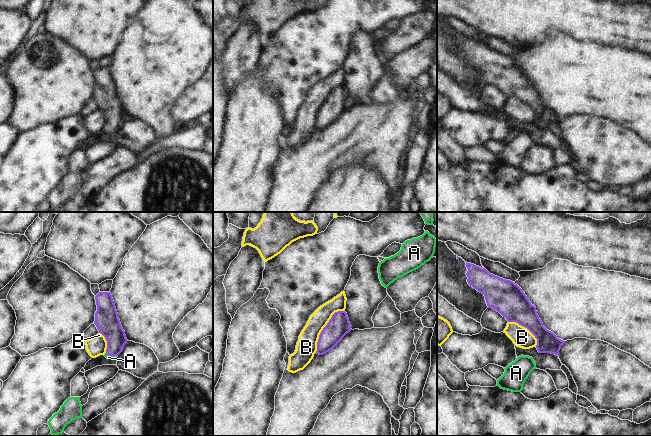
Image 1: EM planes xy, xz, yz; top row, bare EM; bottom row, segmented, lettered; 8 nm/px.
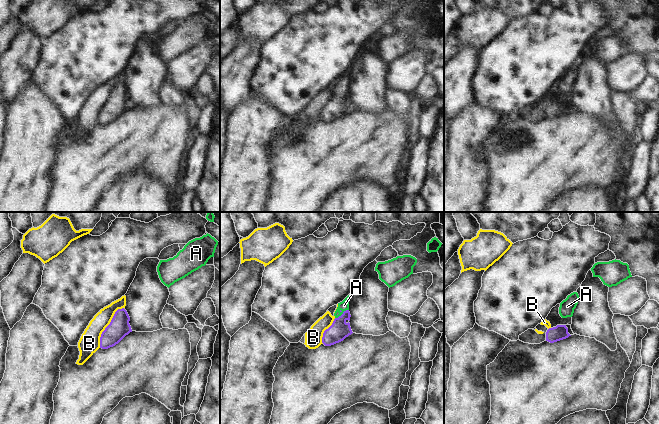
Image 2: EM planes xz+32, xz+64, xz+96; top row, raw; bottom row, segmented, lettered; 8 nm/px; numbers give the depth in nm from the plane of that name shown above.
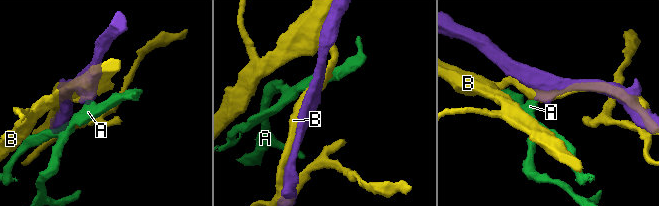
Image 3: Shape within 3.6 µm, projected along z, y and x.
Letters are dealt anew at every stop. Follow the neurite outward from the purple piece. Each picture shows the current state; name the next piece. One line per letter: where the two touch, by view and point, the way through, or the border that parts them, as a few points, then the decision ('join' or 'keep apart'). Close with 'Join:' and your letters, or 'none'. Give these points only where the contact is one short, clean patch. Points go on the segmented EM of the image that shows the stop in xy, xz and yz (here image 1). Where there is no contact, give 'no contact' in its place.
A: contact xy (111, 355); way xy (108, 324), (112, 330), (111, 355), (108, 357); join
B: contact xz (323, 328); keep apart
Join: A

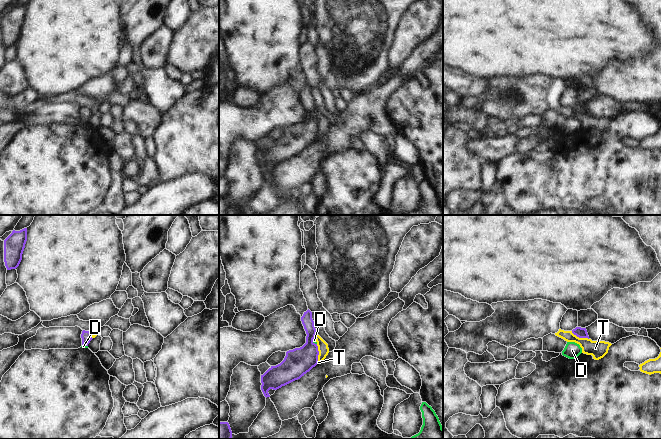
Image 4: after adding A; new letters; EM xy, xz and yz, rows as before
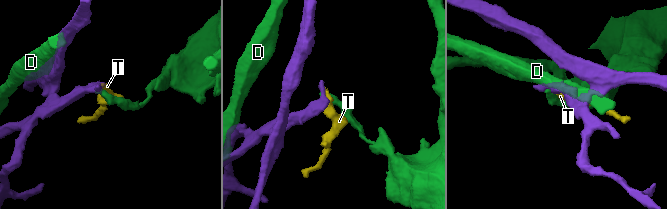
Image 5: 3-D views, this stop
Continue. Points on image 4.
D: contact xz (312, 341); keep apart
T: contact xz (318, 353); border xz (316, 344), (318, 362); keep apart
Join: none

